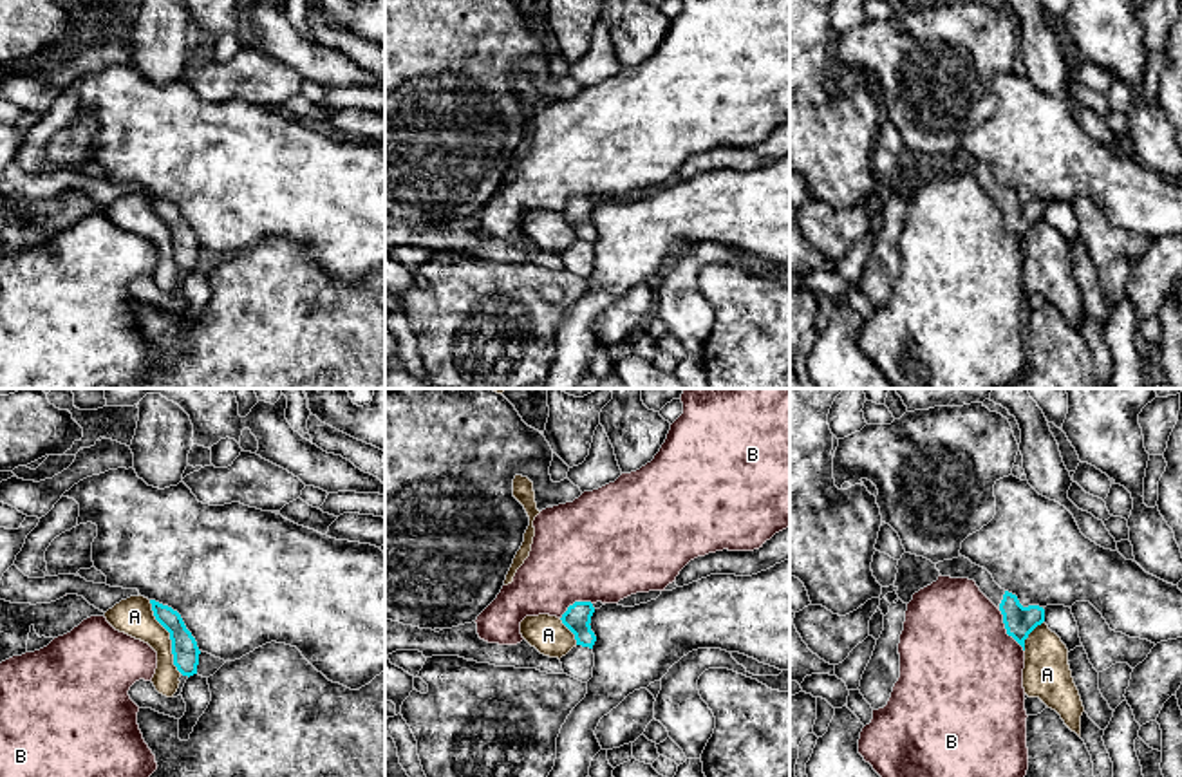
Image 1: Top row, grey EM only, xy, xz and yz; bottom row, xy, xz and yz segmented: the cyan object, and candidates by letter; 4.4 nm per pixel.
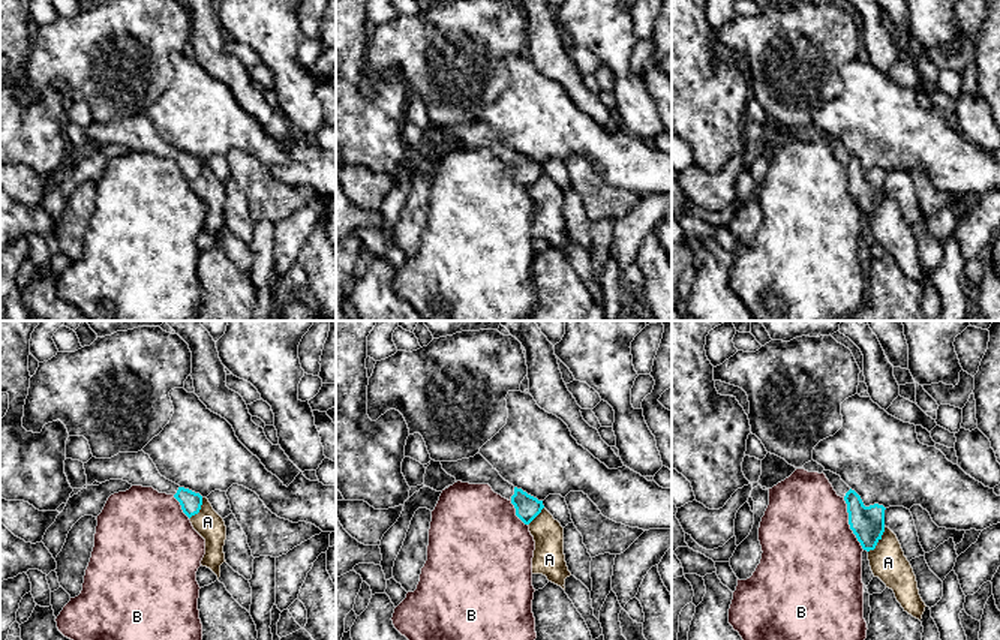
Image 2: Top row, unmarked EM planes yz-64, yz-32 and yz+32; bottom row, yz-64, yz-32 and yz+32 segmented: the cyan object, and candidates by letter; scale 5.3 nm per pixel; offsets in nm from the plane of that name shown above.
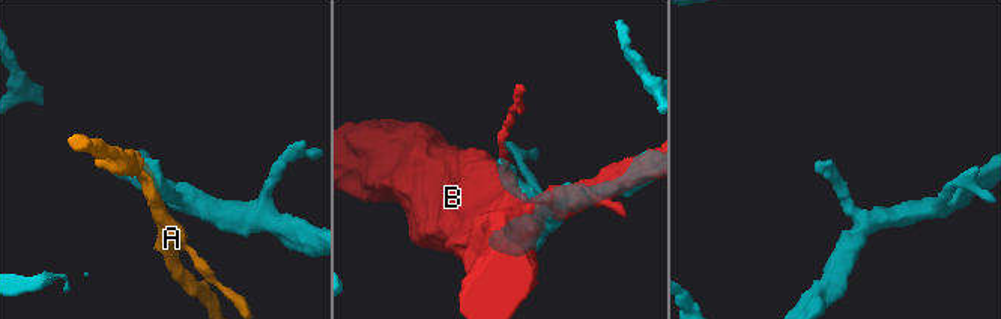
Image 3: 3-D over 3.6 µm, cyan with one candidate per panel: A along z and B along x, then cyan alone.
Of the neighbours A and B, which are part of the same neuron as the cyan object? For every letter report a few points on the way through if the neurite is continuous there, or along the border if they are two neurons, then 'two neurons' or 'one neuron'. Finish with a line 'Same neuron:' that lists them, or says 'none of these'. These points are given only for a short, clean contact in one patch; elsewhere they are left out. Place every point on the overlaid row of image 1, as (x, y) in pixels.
A: along xy (149, 600), (154, 618), (168, 633), (172, 664), (181, 673) | two neurons
B: two neurons
Same neuron: none of these

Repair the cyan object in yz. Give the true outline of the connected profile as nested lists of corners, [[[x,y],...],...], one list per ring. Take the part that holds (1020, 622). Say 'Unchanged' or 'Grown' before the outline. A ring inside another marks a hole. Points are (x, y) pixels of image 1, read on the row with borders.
Grown. [[[962,555],[952,560],[938,562],[936,569],[942,576],[974,580],[980,591],[1001,611],[1007,634],[1012,636],[1023,651],[1028,634],[1045,622],[1043,607],[1023,607],[1018,596],[1001,589],[987,569]]]

